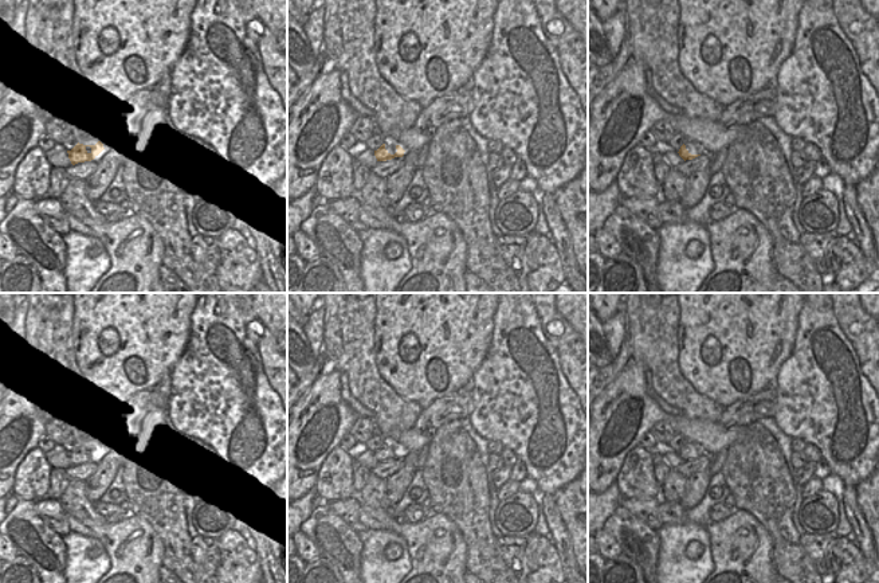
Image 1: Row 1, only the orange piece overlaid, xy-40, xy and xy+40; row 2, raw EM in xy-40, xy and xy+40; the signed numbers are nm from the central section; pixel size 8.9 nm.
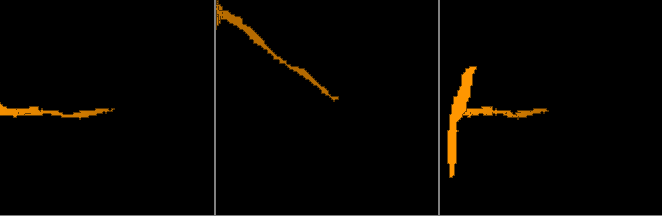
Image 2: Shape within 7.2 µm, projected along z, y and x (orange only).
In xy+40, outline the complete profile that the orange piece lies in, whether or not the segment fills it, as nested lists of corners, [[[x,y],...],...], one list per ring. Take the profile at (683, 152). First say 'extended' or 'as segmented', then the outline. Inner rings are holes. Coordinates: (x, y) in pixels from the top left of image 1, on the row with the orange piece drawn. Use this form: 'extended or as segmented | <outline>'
extended | [[[687,140],[687,141],[680,146],[680,149],[679,149],[678,153],[679,153],[679,156],[686,161],[686,160],[692,160],[692,159],[701,156],[701,154],[703,153],[703,149],[702,149],[698,144]]]

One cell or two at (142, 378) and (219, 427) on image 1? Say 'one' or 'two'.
two

